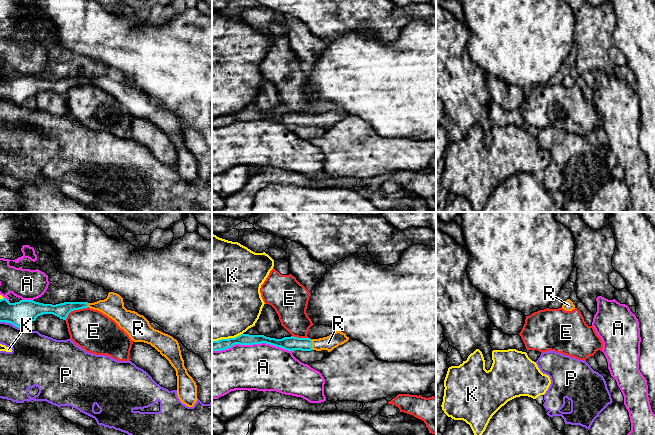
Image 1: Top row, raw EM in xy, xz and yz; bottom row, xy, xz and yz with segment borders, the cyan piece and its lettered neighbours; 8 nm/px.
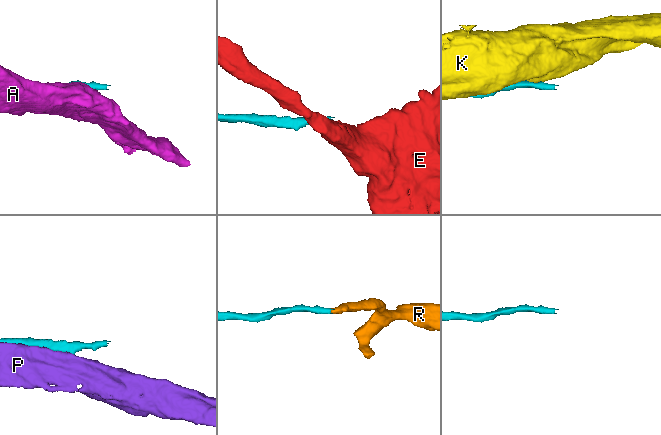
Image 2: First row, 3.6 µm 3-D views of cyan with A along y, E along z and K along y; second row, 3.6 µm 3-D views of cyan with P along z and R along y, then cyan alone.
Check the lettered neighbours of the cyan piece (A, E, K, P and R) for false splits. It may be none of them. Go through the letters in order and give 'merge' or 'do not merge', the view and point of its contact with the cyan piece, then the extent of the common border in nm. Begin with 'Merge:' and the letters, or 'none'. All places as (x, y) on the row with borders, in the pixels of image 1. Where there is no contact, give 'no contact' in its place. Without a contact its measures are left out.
Merge: R
A: do not merge; contact xz (251, 344); length 650 nm
E: do not merge; contact xy (75, 309); length 220 nm
K: do not merge; contact xz (227, 339); length 260 nm
P: do not merge; contact xy (11, 323); length 190 nm
R: merge; contact xz (311, 344); length 90 nm

